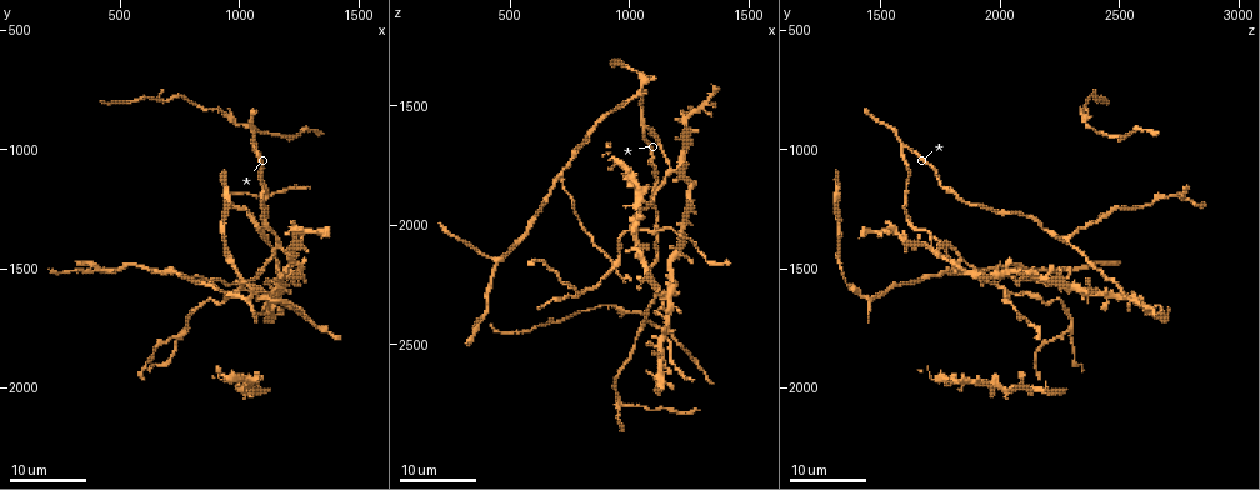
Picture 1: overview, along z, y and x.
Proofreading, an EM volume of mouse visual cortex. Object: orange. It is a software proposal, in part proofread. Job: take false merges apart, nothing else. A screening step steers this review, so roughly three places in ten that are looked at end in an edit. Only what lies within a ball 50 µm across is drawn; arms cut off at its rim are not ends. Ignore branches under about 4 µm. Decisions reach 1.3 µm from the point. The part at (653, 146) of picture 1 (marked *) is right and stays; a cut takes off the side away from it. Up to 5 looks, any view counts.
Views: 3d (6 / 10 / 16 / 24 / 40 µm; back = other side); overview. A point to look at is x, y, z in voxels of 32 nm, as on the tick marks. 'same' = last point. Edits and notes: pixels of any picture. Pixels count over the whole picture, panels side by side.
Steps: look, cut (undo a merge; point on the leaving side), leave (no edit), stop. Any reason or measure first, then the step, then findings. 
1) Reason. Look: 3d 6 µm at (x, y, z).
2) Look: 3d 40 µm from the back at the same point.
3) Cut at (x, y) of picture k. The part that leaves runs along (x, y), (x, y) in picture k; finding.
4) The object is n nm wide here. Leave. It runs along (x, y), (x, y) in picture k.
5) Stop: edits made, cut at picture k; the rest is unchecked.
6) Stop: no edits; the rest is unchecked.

Three-way junction. Look: 3d 16 µm at (1120, 1370, 2290).

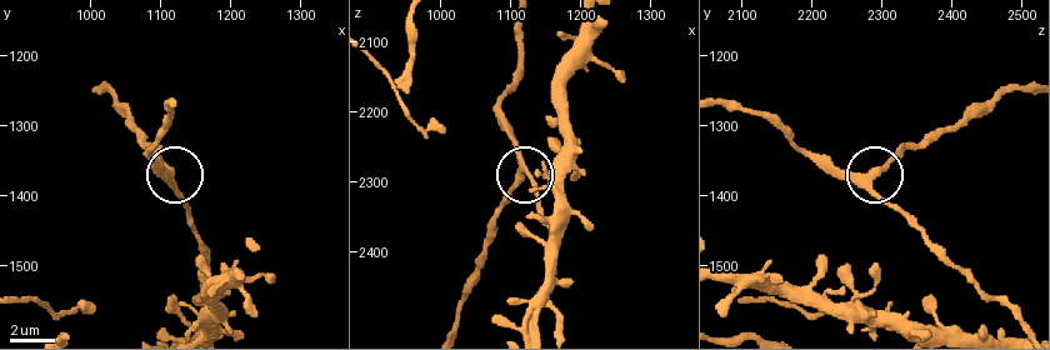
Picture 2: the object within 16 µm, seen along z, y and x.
Look: 3d 6 µm at (1120, 1380, 2285).

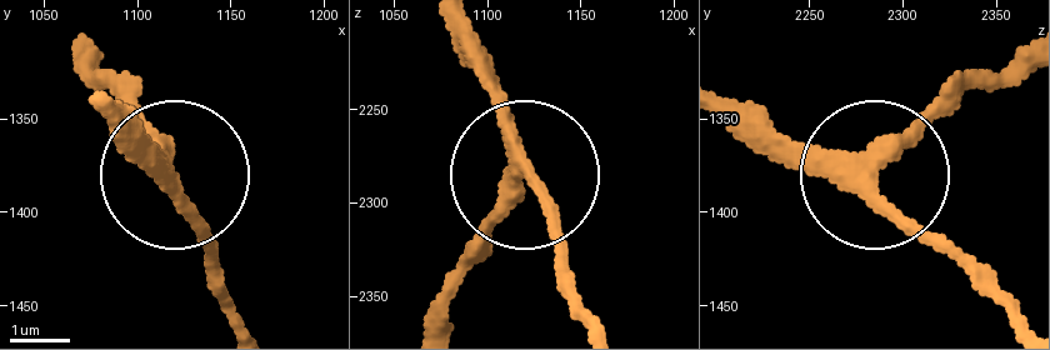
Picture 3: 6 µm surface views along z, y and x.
3 arms meet here. Leave. It runs along (465, 31), (564, 265) in picture 3; one cell here.

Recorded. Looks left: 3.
Four-way junction. Look: 3d 24 µm at (1180, 1420, 1770).

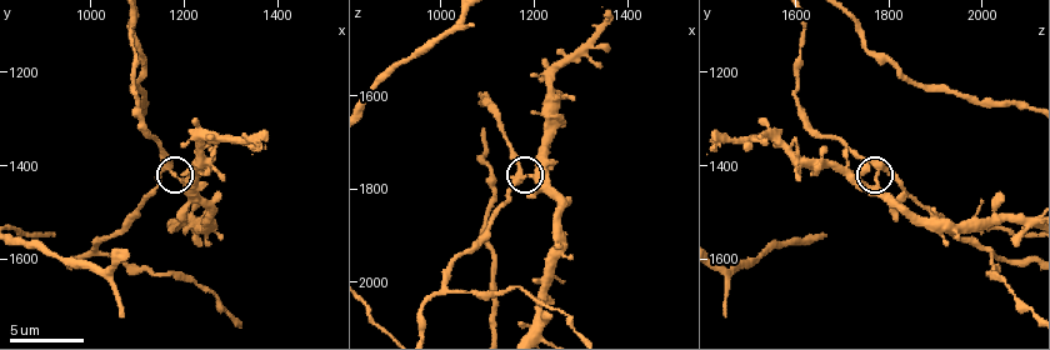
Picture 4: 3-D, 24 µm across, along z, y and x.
Closer look. Look: 3d 6 µm at (1180, 1420, 1780).

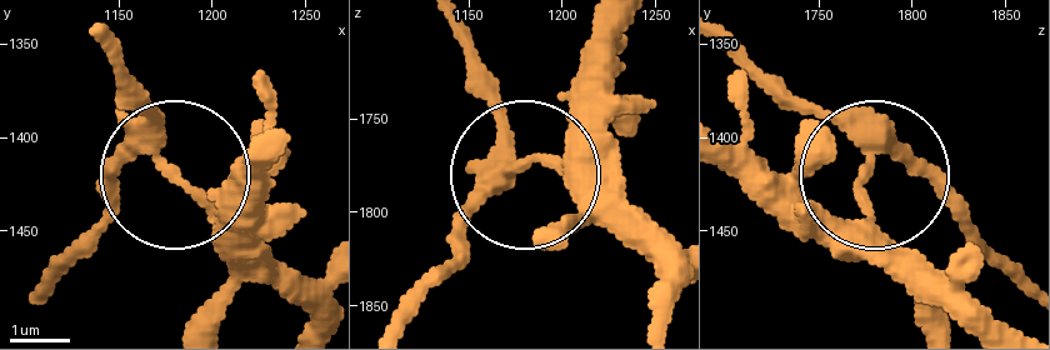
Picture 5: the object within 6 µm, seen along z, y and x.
Cut at (558, 156) of picture 5. The part that leaves runs along (493, 168), (561, 173), (636, 256), (651, 301) in picture 5; a second cell is stuck on.

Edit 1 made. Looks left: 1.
Stop: edits made, cut at picture 5; the rest is unchecked.

